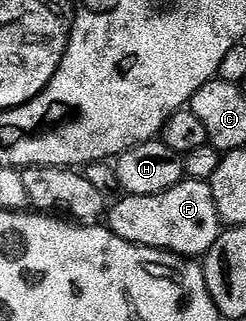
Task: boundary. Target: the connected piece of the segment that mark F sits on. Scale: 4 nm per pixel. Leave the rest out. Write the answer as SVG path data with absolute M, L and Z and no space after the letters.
M186 179L159 195L125 195L122 198L108 206L107 227L127 243L176 253L179 257L201 259L223 228L208 181Z

